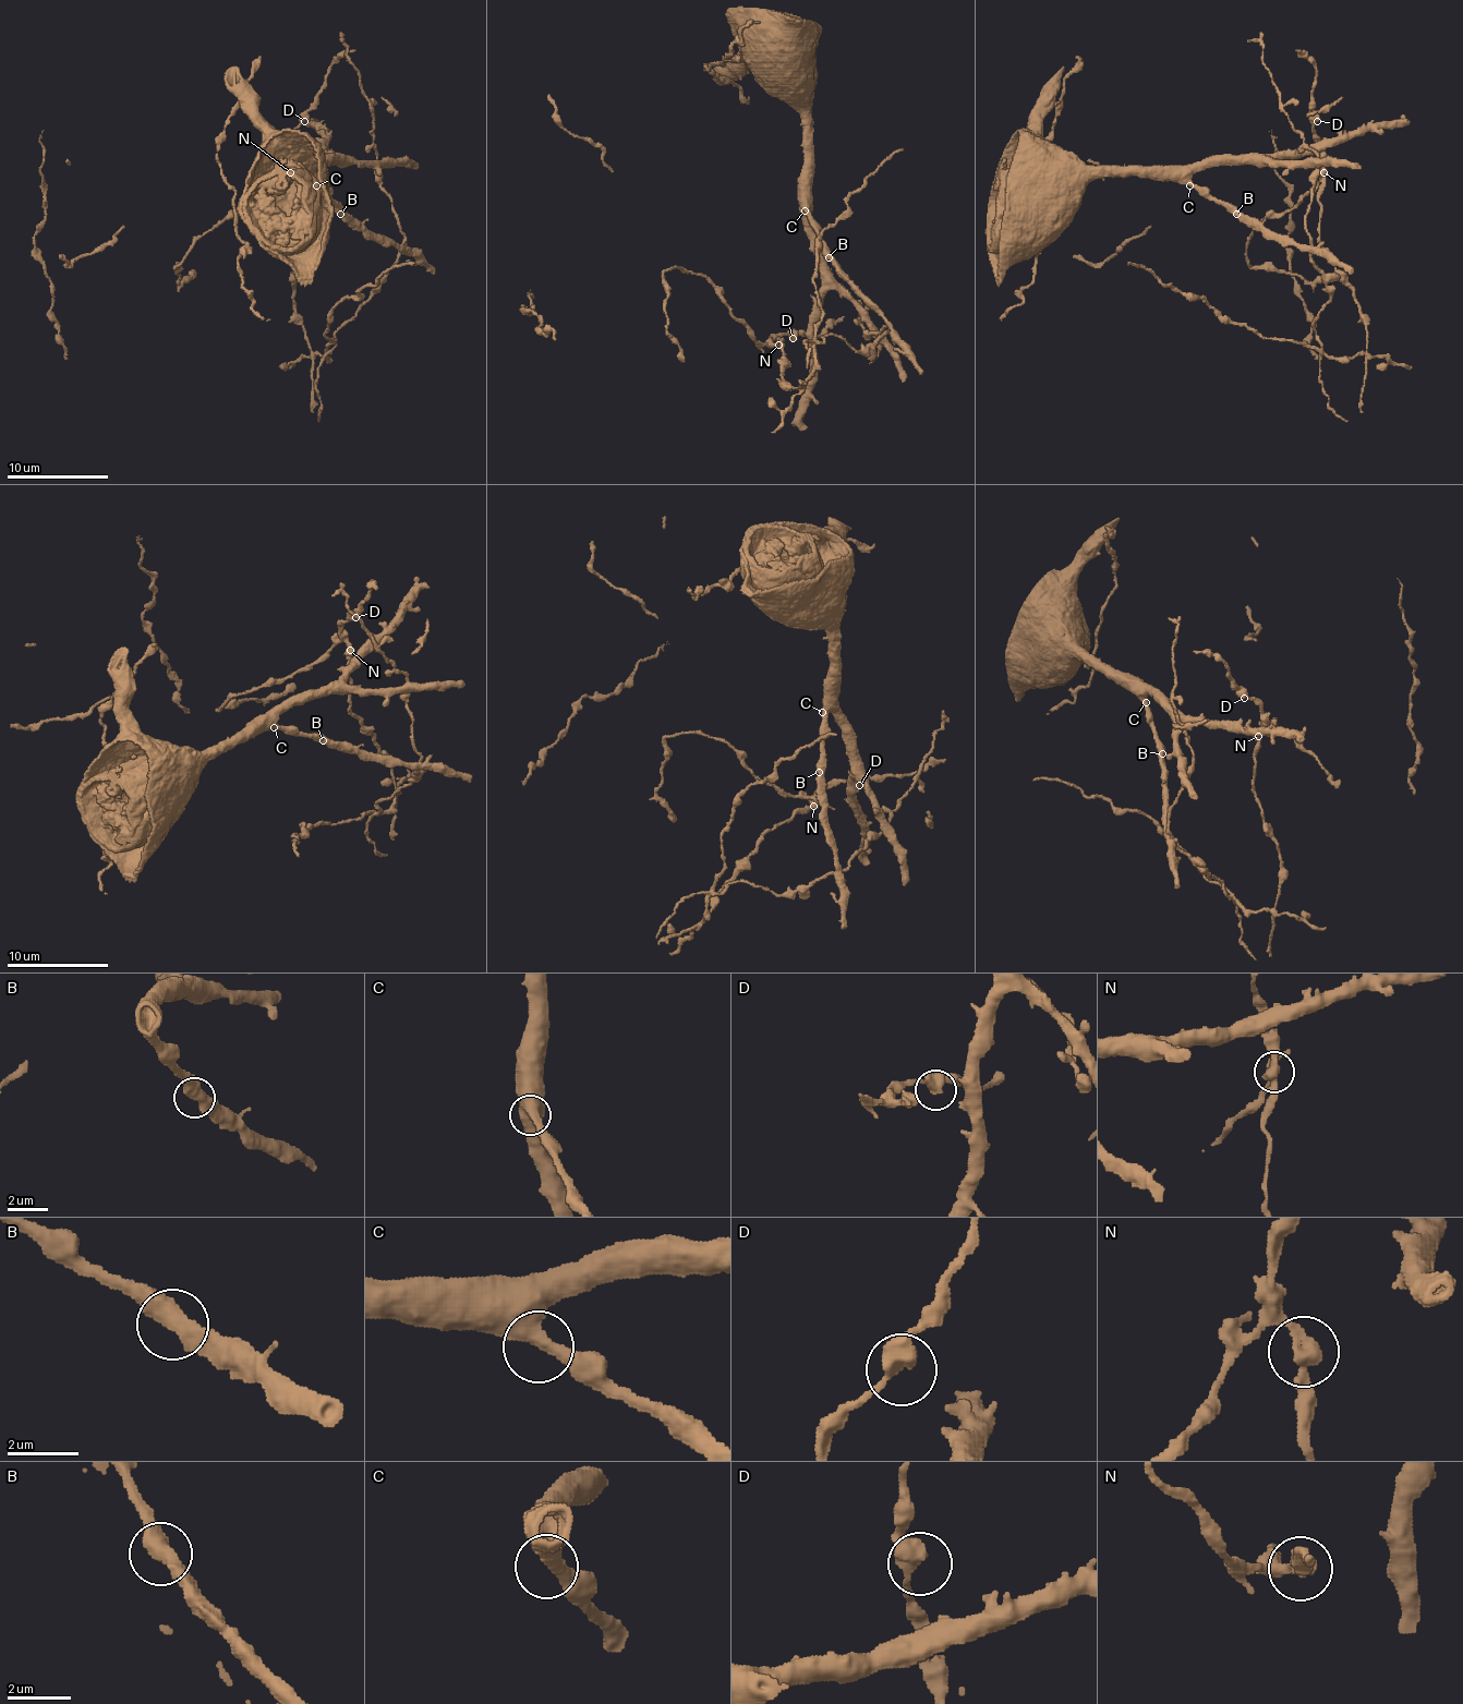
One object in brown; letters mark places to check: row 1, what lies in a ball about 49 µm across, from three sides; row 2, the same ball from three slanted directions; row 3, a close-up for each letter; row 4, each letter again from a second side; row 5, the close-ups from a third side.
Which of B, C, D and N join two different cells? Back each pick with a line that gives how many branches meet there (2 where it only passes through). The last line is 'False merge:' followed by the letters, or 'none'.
N: Branches: 2
False merge: N

